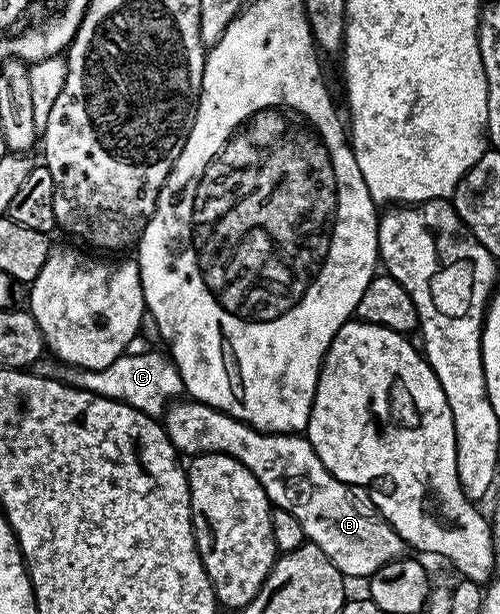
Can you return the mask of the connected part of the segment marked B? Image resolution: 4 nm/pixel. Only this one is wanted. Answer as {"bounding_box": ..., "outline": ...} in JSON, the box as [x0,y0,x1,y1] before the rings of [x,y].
{"bounding_box":[165,399,403,579],"outline":[[[193,399],[167,404],[165,417],[166,434],[179,454],[223,453],[244,463],[256,475],[260,487],[264,487],[271,506],[296,515],[300,527],[304,527],[307,542],[320,547],[343,577],[368,579],[380,567],[403,556],[400,535],[382,518],[369,493],[332,476],[305,436],[261,433],[248,423]]]}

